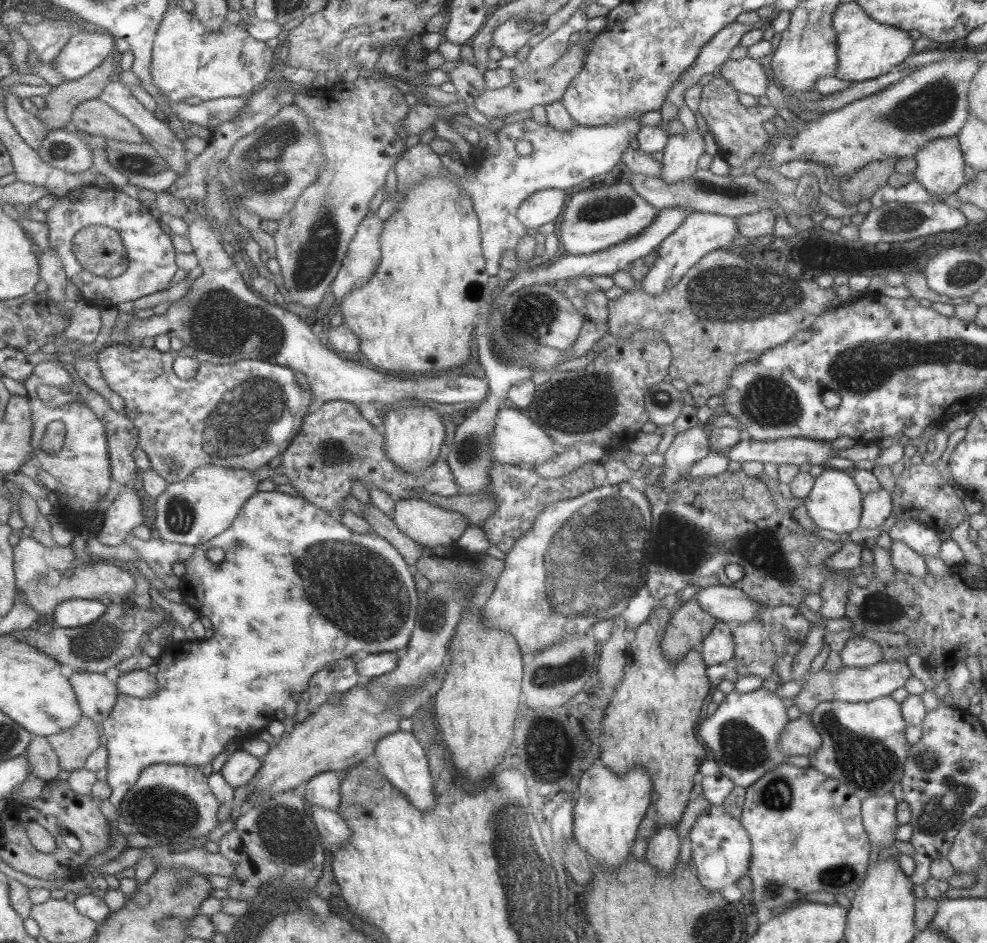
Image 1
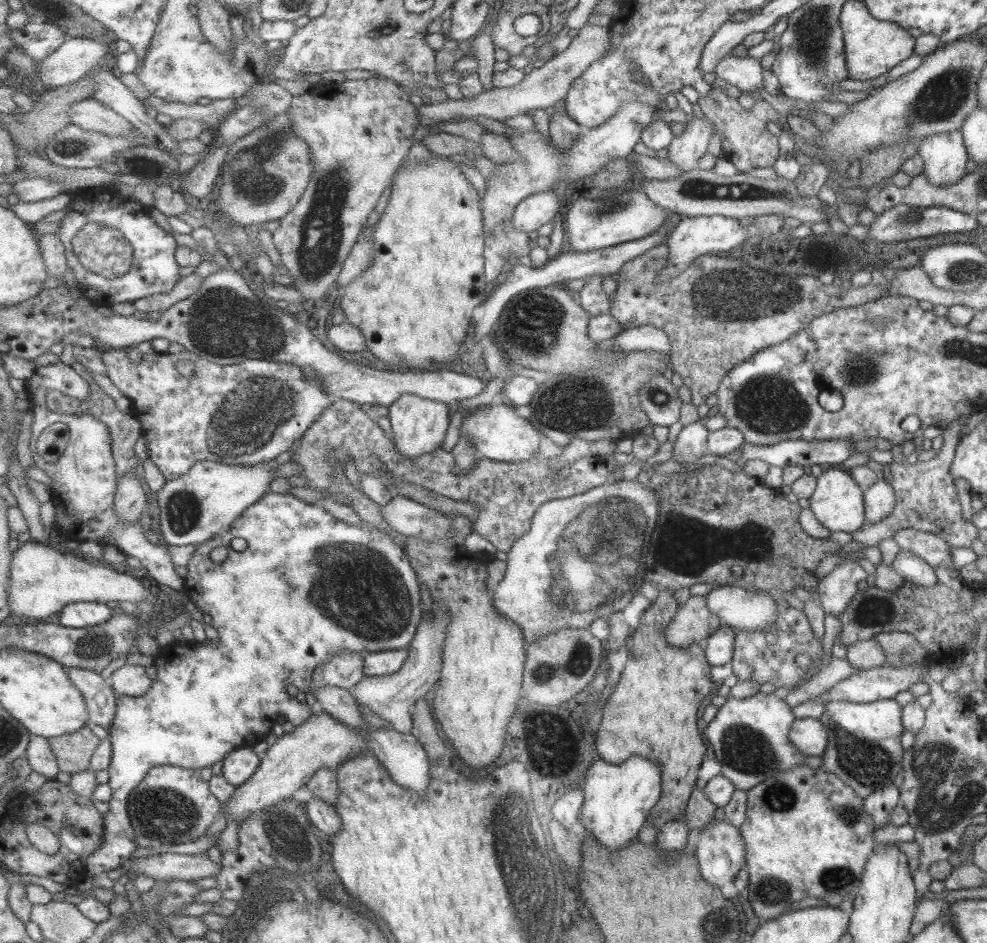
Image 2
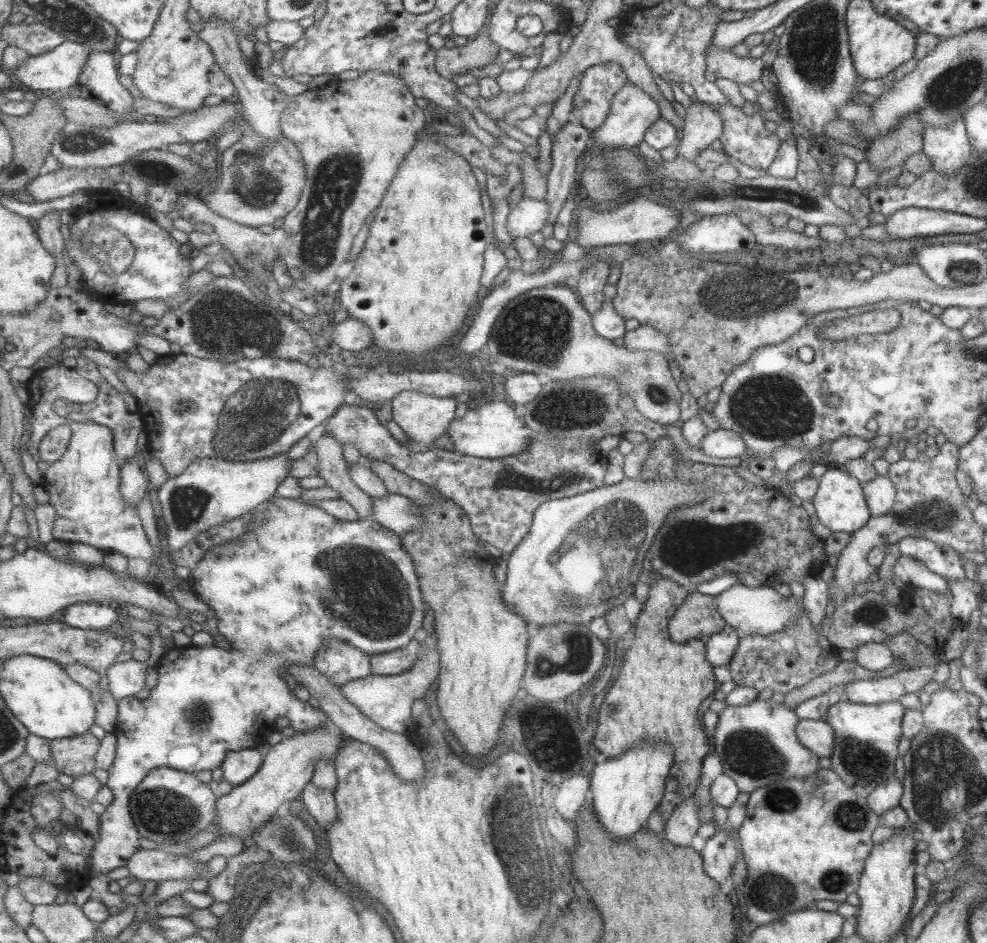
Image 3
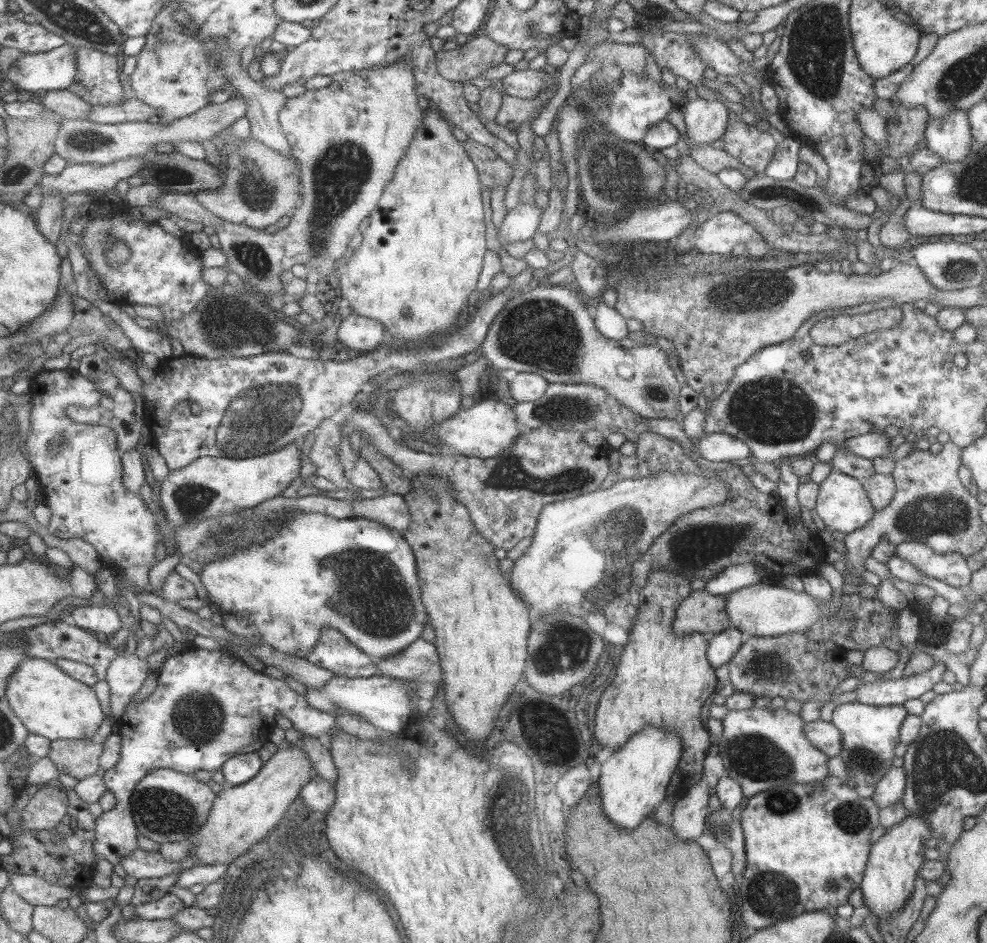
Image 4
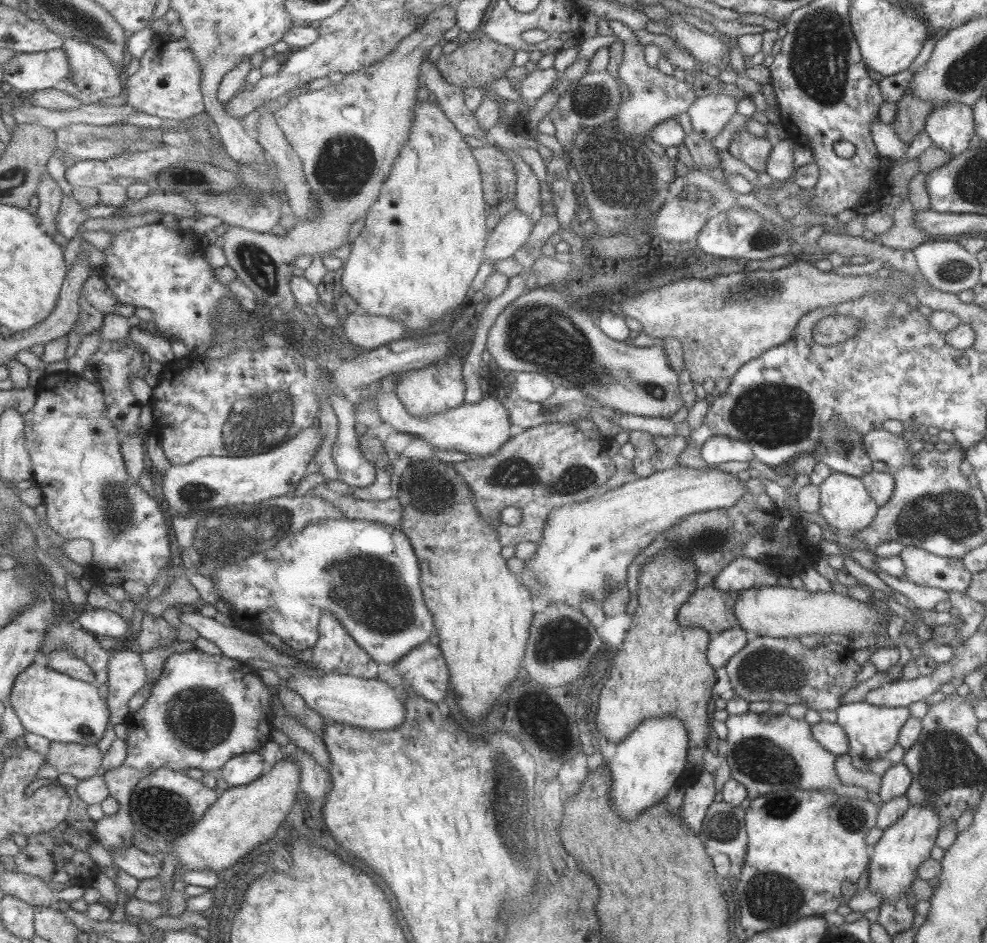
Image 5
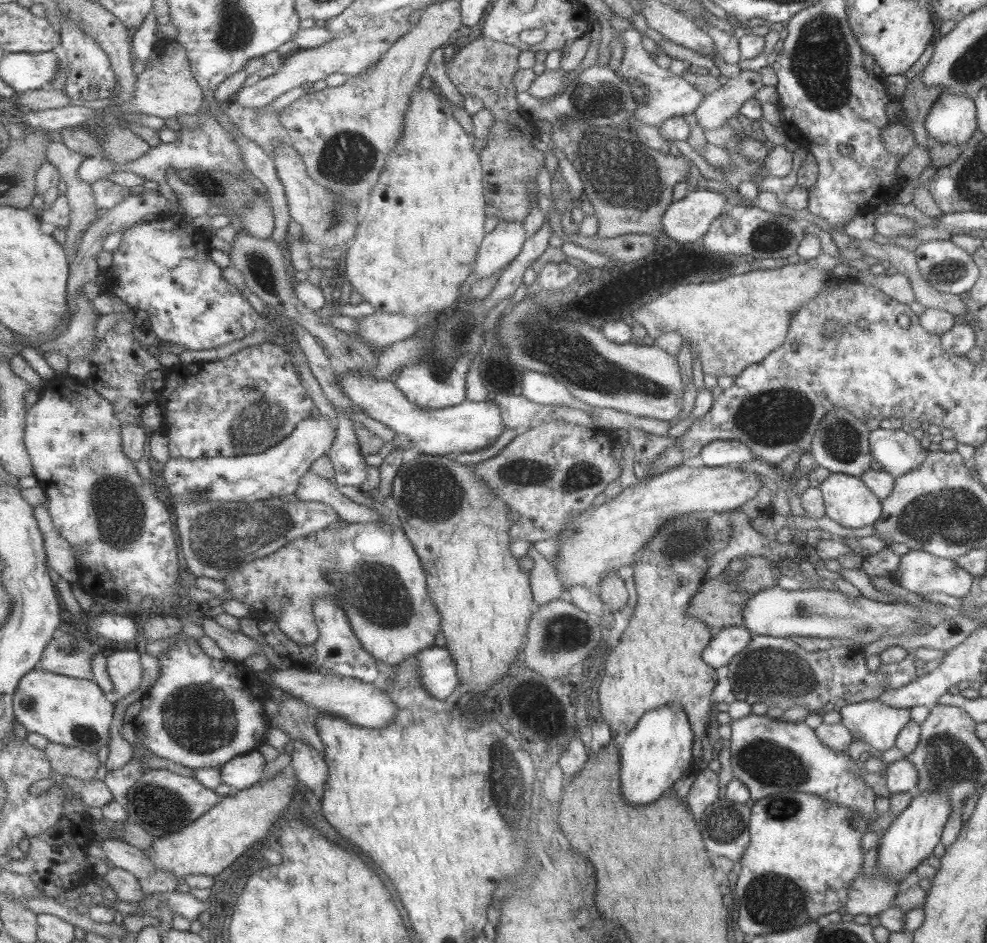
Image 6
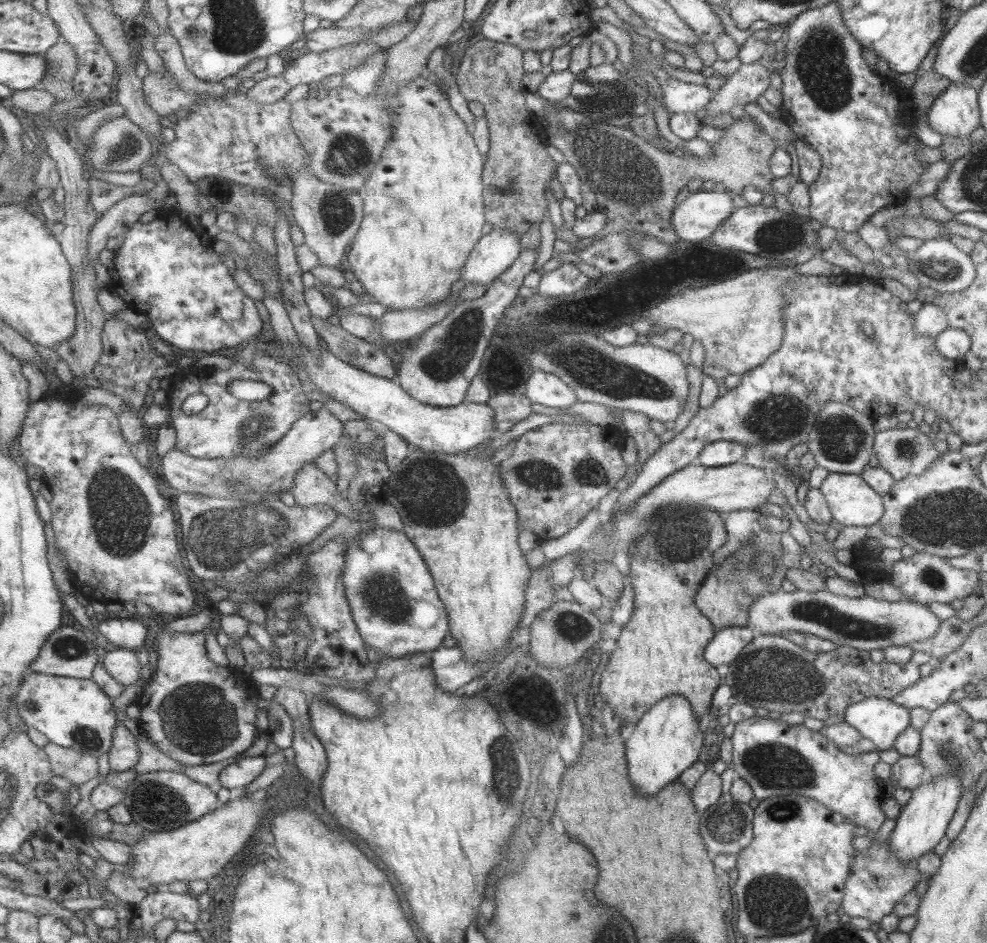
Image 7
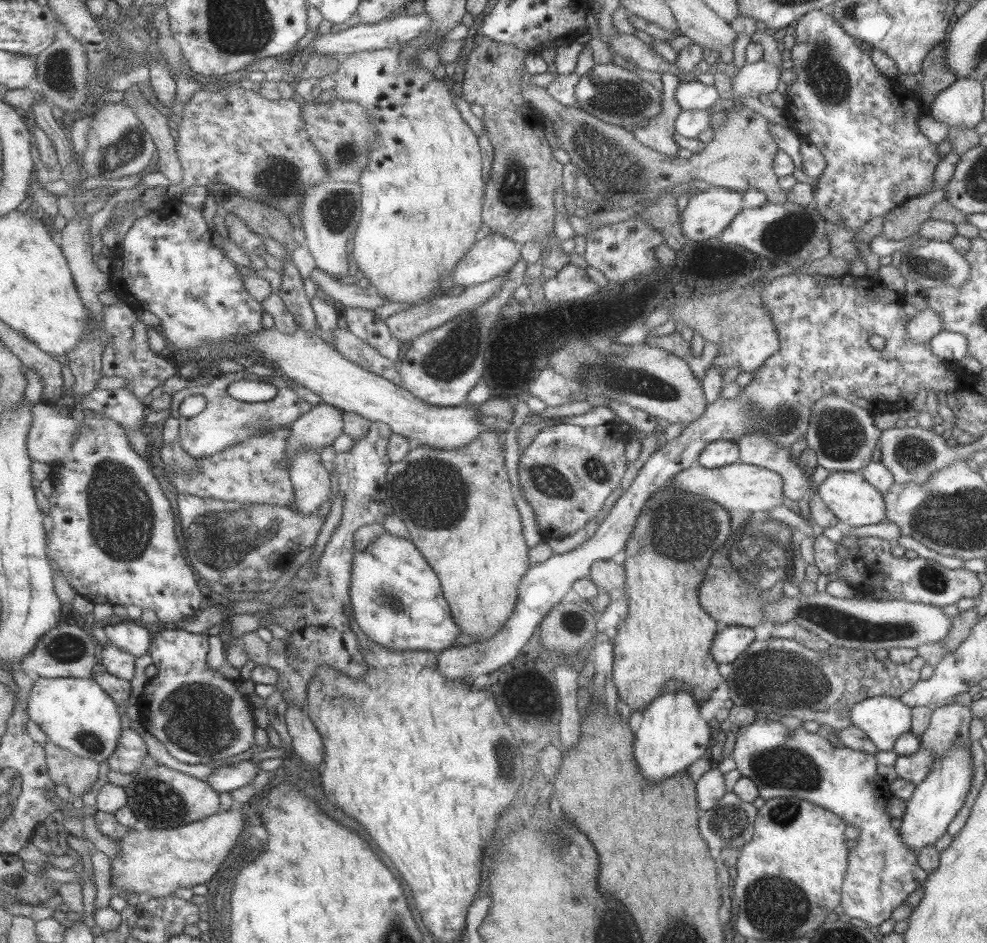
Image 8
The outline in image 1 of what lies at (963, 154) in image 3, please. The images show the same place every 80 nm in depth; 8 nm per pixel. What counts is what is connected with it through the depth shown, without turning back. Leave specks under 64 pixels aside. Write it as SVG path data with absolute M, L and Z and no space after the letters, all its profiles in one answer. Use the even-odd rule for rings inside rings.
M956 136L933 139L931 142L924 144L914 154L915 170L911 176L934 198L935 201L944 201L950 194L953 194L963 183L963 155L959 148Z

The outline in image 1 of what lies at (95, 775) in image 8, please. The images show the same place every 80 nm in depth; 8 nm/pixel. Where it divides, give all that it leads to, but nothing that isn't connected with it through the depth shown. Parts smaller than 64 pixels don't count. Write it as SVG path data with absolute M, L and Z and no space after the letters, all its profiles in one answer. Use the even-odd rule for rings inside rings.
M81 717L75 727L48 737L60 758L60 765L69 772L86 767L88 758L101 747L99 726L89 717Z

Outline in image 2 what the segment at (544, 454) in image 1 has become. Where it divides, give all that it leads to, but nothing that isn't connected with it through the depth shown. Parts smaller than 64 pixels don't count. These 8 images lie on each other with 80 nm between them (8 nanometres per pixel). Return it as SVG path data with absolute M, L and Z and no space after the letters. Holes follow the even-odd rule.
M510 405L483 406L479 407L474 413L466 412L460 436L467 436L471 440L483 457L496 460L497 462L519 462L520 460L529 460L538 454L539 434L527 419L517 415L515 407Z

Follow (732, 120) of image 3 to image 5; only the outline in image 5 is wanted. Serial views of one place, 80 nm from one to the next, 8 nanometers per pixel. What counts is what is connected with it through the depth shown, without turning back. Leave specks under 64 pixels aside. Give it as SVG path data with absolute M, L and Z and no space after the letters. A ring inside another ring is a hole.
M741 129L730 136L726 151L733 158L745 163L755 173L764 173L766 160L771 149L771 144L764 136L757 137L745 129Z

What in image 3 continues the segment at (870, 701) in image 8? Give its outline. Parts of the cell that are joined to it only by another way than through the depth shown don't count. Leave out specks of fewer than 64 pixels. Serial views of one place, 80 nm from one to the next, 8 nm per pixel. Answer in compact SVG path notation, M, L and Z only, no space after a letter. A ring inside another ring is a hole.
M841 700L827 710L825 722L830 726L835 746L829 760L831 770L860 797L873 792L874 785L893 776L893 762L897 754L897 742L902 737L901 717L906 708L899 701L879 704L857 704Z

